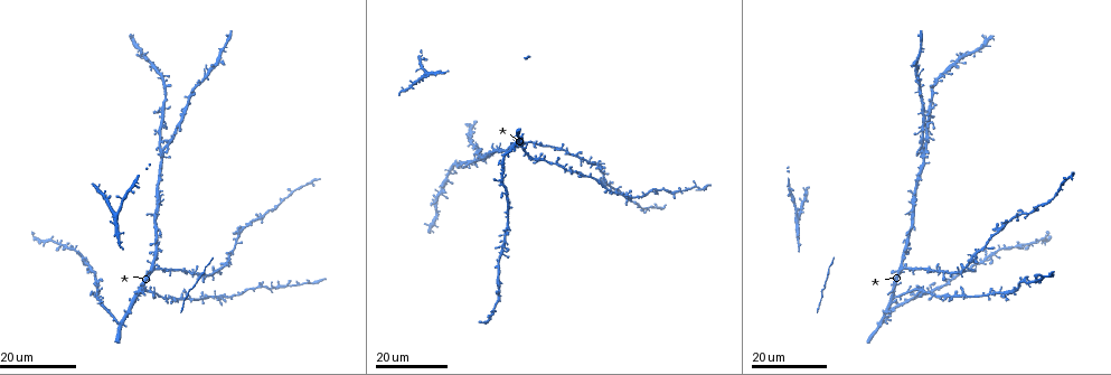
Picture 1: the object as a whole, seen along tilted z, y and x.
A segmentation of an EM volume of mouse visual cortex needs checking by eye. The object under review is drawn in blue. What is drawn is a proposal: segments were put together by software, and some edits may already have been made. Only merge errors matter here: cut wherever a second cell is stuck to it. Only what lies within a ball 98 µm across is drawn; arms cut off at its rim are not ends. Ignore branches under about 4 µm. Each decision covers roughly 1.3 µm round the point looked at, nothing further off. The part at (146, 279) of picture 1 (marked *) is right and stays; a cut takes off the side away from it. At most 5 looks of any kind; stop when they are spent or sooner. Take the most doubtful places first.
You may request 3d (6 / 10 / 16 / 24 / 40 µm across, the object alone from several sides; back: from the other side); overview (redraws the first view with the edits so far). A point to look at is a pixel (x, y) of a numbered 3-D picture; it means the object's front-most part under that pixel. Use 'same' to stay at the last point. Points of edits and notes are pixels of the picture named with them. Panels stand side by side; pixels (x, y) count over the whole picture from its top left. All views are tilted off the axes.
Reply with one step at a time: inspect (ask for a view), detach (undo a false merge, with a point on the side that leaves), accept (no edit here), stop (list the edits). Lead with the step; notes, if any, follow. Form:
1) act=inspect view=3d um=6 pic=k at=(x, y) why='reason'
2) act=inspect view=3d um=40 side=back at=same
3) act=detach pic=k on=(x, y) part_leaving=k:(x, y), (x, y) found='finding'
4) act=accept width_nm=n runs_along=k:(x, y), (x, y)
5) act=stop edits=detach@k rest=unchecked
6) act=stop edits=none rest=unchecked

act=inspect view=3d um=16 pic=1 at=(142, 291) why='looks like a crossing'

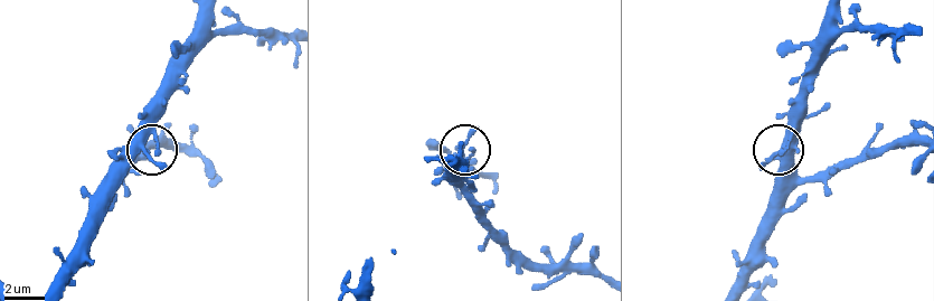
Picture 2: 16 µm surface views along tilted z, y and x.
act=inspect view=3d um=6 pic=2 at=(139, 149)

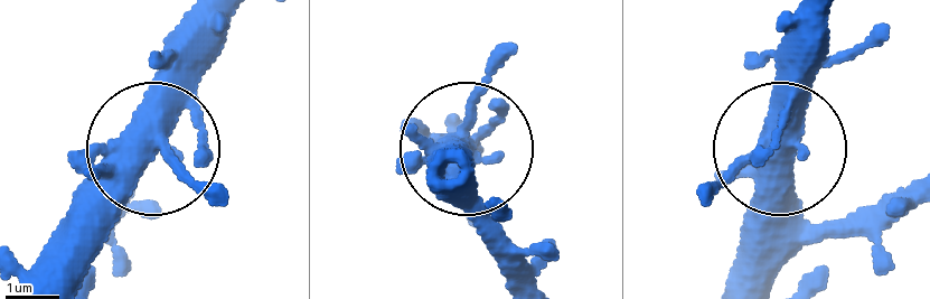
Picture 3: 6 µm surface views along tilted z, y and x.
act=inspect view=3d um=6 side=back pic=3 at=(152, 149)

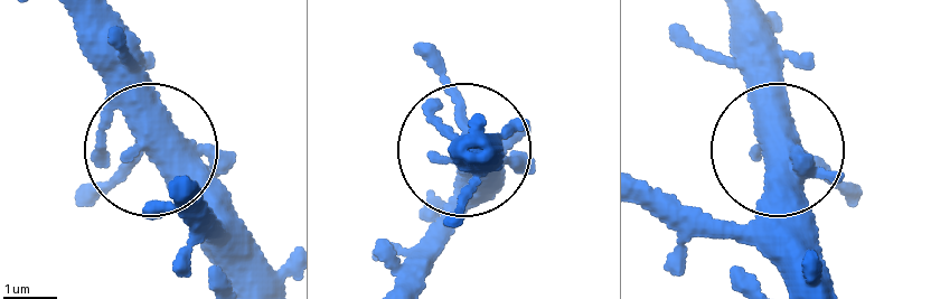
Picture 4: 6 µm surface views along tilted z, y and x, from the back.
act=accept arms=4 found='one cell here'

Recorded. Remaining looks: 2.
act=inspect view=3d um=16 pic=1 at=(155, 268) why='arms part here'

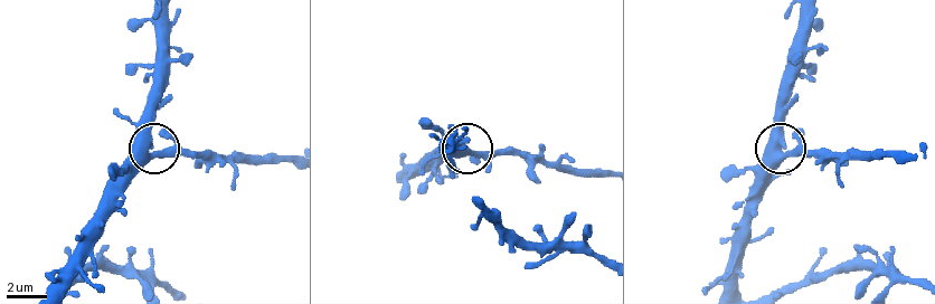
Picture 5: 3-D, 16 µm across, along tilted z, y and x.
act=inspect view=3d um=10 pic=5 at=(787, 152)

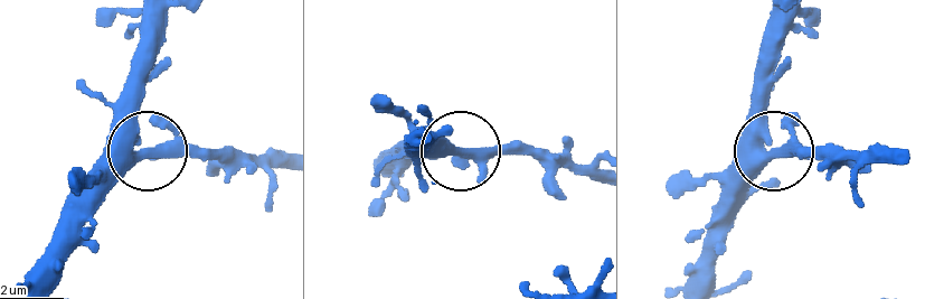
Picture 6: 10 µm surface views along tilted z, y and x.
act=accept runs_along=6:(66, 231), (139, 155), (132, 68) found='one cell here'

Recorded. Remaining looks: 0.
act=stop edits=none rest=unchecked

